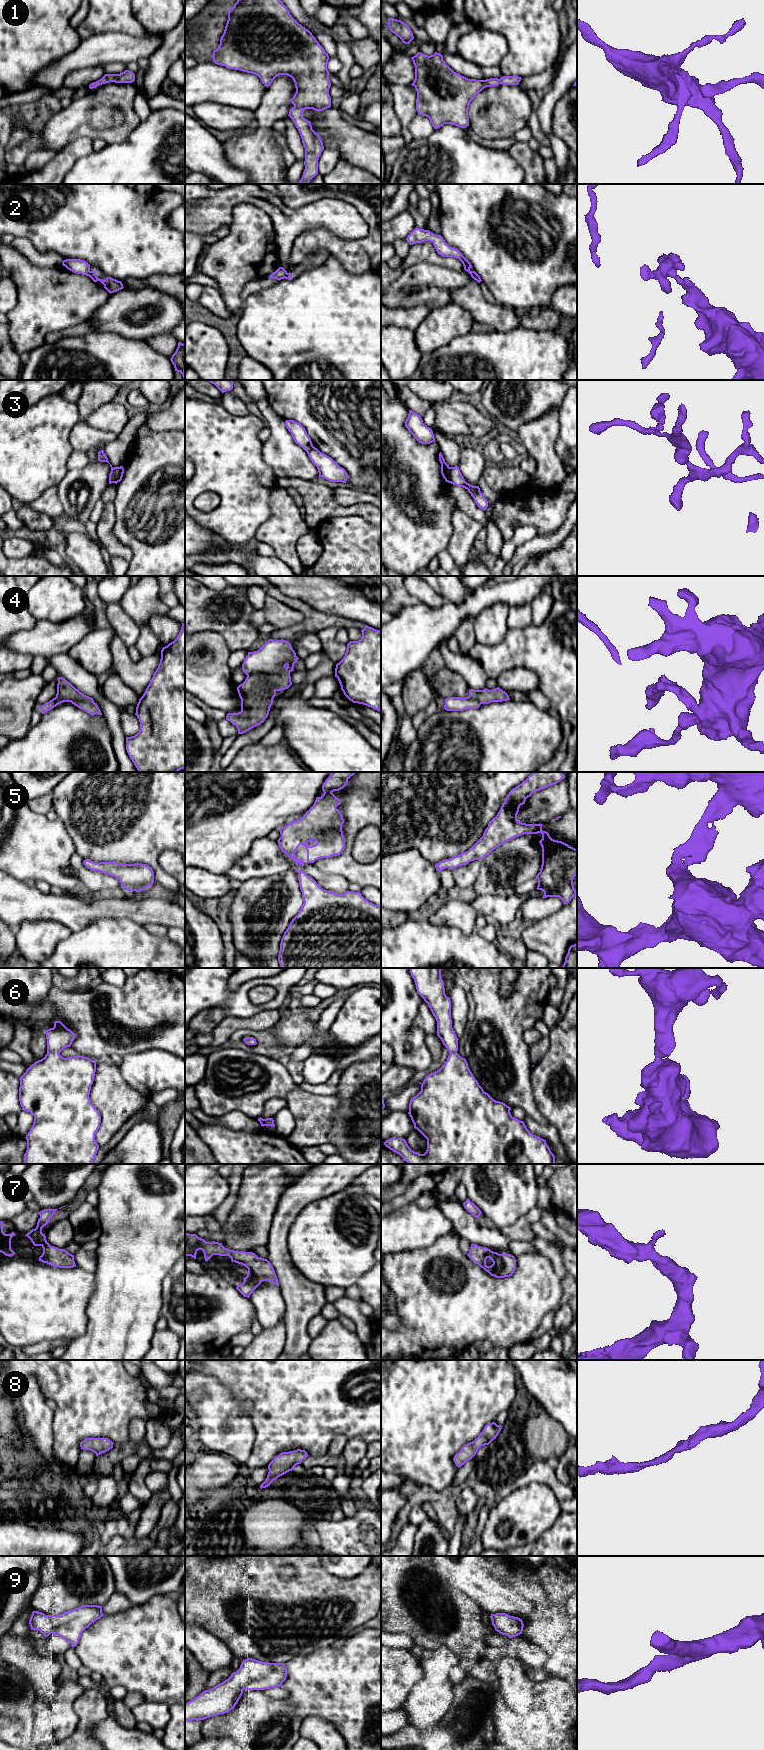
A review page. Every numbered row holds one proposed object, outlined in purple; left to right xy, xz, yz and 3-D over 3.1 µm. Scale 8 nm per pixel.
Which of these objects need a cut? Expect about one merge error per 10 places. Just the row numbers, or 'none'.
2, 3, 4

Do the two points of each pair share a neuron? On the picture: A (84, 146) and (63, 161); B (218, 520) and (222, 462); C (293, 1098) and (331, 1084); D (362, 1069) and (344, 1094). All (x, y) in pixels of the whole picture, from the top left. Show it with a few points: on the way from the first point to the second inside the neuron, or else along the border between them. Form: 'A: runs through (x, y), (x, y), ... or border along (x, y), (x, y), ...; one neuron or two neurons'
A: runs through (79, 148), (68, 156); one neuron
B: runs through (226, 506), (226, 476); one neuron
C: border along (286, 1094), (295, 1089), (303, 1089), (332, 1097); two neurons
D: runs through (362, 1075), (350, 1088); one neuron

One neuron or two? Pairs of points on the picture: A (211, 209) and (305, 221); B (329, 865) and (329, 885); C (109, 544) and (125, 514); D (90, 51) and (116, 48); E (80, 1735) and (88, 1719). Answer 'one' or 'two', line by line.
A: one
B: two
C: two
D: one
E: one

